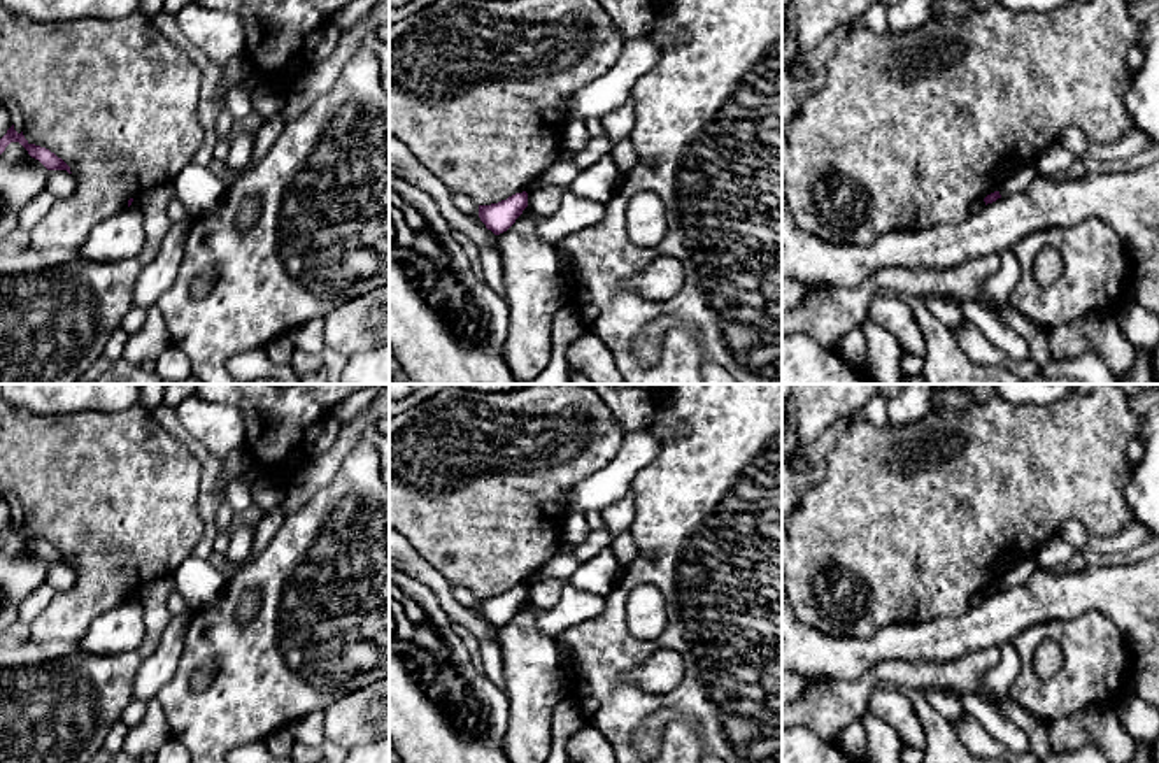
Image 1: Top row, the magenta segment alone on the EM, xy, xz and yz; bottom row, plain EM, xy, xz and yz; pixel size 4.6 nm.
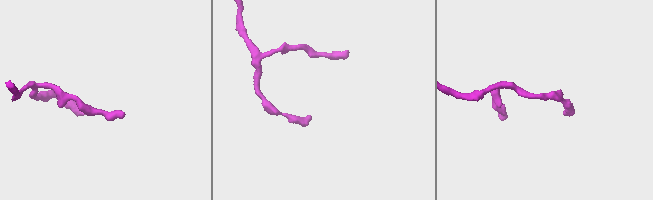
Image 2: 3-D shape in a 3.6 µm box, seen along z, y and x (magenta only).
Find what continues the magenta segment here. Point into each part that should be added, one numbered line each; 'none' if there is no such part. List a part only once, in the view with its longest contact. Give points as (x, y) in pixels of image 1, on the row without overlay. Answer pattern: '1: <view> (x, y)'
none

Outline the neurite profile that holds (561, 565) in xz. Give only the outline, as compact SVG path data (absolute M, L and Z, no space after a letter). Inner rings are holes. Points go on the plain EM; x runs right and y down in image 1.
M575 553L556 554L549 563L537 570L530 579L528 586L547 581L547 579L563 579L568 581L570 575L579 568L580 561L575 558Z

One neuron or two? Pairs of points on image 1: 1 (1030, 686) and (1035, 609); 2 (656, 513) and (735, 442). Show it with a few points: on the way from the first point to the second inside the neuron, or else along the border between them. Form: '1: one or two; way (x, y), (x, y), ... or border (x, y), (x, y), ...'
1: two; border (1073, 616), (1033, 623), (1012, 641)
2: one; way (675, 495), (716, 455)

